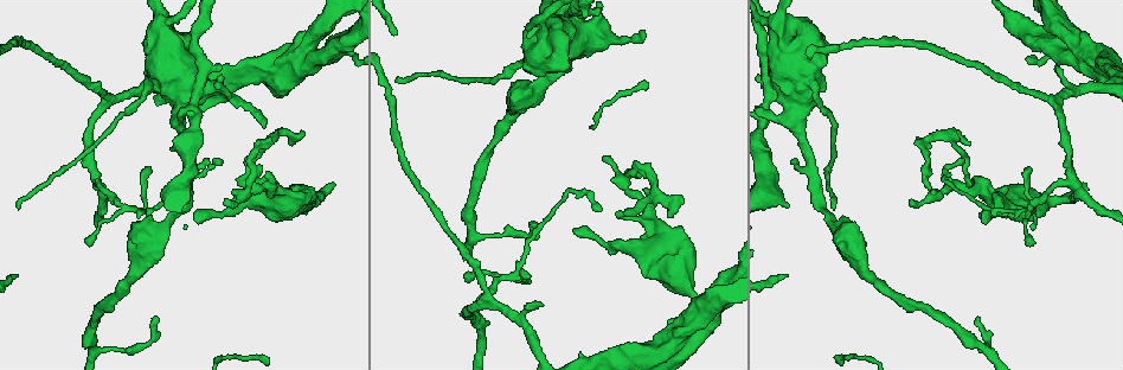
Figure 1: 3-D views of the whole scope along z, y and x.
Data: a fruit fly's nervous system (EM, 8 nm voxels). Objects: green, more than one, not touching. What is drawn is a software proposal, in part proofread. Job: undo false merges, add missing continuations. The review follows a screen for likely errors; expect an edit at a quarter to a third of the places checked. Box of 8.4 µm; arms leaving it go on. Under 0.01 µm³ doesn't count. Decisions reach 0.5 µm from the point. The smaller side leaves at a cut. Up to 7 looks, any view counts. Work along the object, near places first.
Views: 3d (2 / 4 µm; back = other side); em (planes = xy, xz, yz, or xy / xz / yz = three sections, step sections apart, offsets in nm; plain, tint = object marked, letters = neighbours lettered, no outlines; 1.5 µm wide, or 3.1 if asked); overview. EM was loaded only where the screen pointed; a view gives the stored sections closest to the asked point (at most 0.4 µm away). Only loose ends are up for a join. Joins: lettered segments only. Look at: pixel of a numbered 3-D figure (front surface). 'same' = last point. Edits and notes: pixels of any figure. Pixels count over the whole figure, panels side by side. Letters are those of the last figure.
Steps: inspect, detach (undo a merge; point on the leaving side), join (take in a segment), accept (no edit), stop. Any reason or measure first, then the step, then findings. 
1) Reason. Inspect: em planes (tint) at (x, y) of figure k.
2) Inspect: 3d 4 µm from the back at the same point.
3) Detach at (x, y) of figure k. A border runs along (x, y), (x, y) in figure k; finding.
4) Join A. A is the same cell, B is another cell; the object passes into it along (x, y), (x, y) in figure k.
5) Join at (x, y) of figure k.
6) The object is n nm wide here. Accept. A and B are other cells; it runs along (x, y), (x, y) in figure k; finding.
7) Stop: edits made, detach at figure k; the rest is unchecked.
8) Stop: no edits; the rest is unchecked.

An open end. Inspect: 3d 4 µm at (1083, 185) of figure 1.

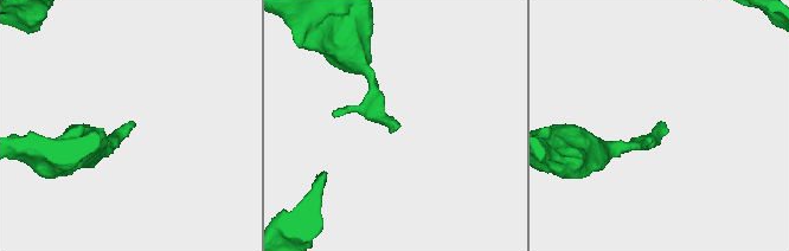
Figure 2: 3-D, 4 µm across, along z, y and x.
Inspect: em yz step 8 (letters) at (397, 125) of figure 2.

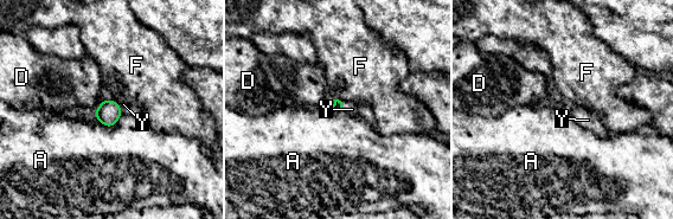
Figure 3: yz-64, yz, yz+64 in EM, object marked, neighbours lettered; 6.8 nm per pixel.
Join Y. Y is the same cell, A, D and F are other cells; the object passes into it along (338, 104), (341, 107), (352, 109) in figure 3; the cell continues.

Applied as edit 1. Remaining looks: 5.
Inspect: 3d 2 µm at (115, 96) of figure 1.

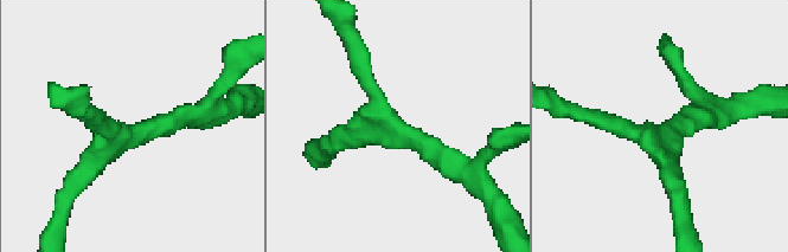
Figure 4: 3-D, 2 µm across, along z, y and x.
3 arms meet here. Inspect: em yz step 4 (tint) at (394, 123) of figure 4.

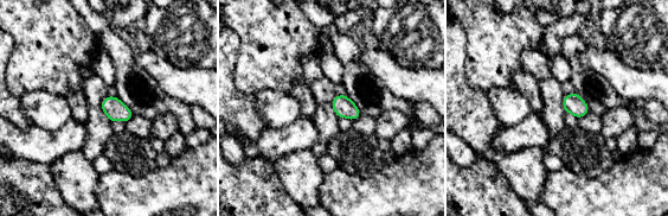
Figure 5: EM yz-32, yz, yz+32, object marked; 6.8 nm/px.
Inspect: em planes (letters) at the same point.

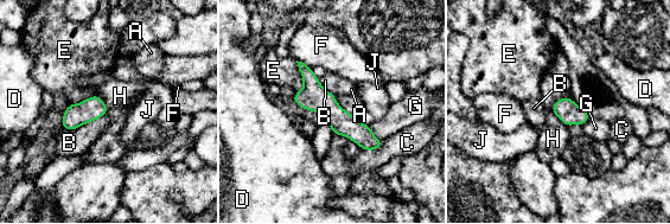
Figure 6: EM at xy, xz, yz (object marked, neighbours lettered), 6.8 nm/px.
Accept. A, B, C, D, E, F, G, H and J are other cells; it runs along (301, 65), (312, 90), (378, 142) in figure 6; all the same cell.

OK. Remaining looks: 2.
Abrupt turn. Inspect: em planes (tint) at (131, 208) of figure 1.

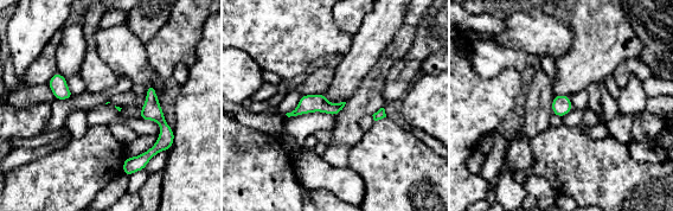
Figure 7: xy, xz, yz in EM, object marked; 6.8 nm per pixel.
See the neighbours. Inspect: em planes (letters) at the same point.

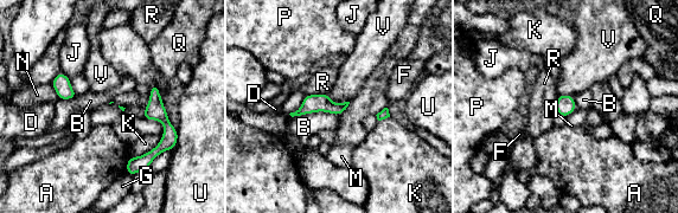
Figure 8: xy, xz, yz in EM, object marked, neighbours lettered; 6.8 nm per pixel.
Accept. A, B, D, F, G, J, K, M, N, P, Q, R, U and V are other cells; a border runs along (327, 94), (333, 102), (349, 102) in figure 8; one cell here.

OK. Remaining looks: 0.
Stop: edits made, join at figure 3; the rest is unchecked.

